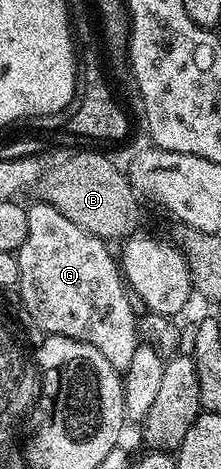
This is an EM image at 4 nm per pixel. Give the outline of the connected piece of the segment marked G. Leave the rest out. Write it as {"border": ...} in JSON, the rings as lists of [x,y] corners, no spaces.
{"border":[[[34,201],[26,207],[28,217],[28,237],[24,245],[16,252],[18,264],[20,265],[20,277],[16,294],[22,298],[30,319],[46,335],[63,335],[72,337],[76,341],[84,341],[100,353],[120,373],[126,372],[128,364],[136,349],[140,346],[138,339],[139,316],[134,315],[130,304],[131,292],[128,290],[127,282],[123,278],[123,271],[119,260],[109,251],[107,240],[97,239],[96,236],[88,234],[80,225],[72,225],[60,209],[41,201]]]}

